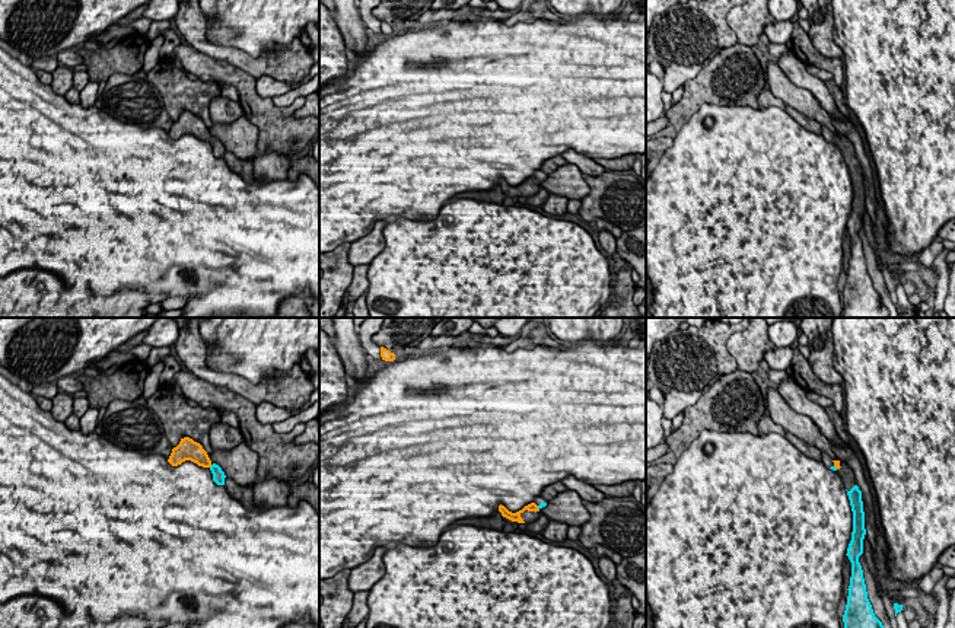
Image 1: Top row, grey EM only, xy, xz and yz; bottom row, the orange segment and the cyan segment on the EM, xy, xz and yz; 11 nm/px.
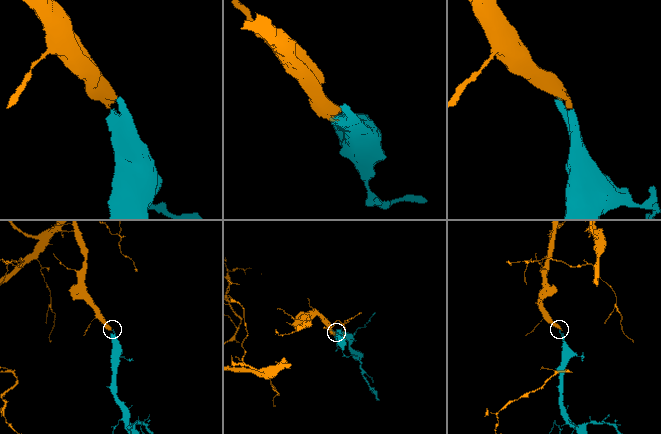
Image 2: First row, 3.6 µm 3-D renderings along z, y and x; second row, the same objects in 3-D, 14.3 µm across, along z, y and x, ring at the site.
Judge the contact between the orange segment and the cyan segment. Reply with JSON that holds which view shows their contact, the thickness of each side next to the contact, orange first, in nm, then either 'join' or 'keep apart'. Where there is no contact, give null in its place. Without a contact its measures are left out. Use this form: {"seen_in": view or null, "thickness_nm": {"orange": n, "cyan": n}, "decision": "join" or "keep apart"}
{"seen_in": "xz", "thickness_nm": {"orange": 100, "cyan": 60}, "decision": "join"}

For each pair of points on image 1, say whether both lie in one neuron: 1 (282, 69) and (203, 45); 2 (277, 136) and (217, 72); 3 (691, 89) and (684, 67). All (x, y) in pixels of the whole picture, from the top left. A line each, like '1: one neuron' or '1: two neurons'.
1: one neuron
2: one neuron
3: two neurons

